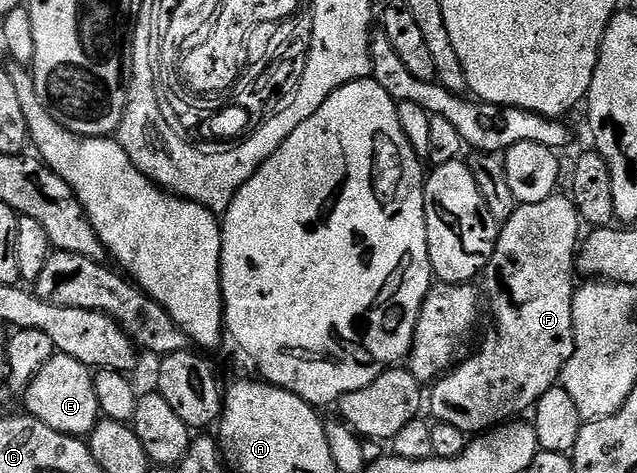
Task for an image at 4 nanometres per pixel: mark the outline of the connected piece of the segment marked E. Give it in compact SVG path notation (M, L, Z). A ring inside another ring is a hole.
M62 354L52 356L49 362L41 366L41 370L37 370L35 377L28 382L21 399L27 407L24 408L26 415L45 422L45 426L53 426L53 430L66 436L90 437L101 419L92 369L77 362L77 358Z

